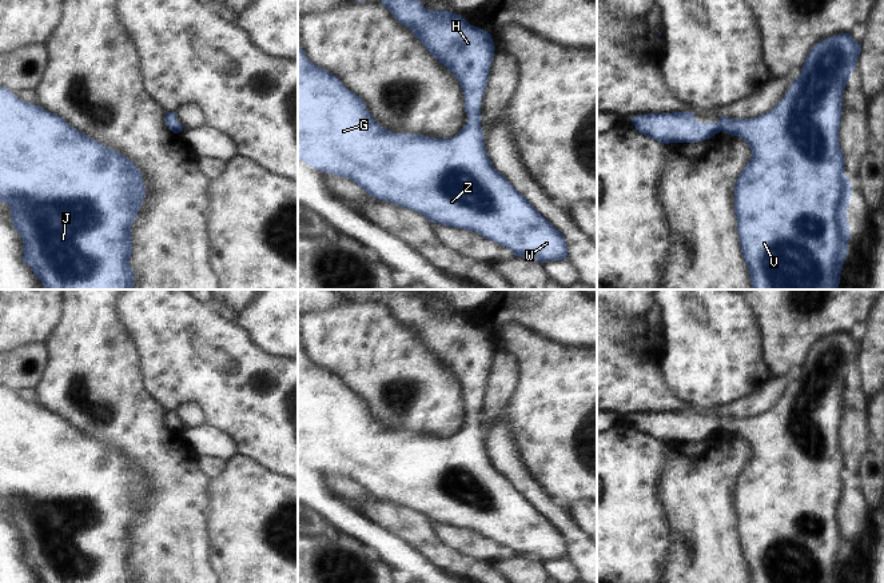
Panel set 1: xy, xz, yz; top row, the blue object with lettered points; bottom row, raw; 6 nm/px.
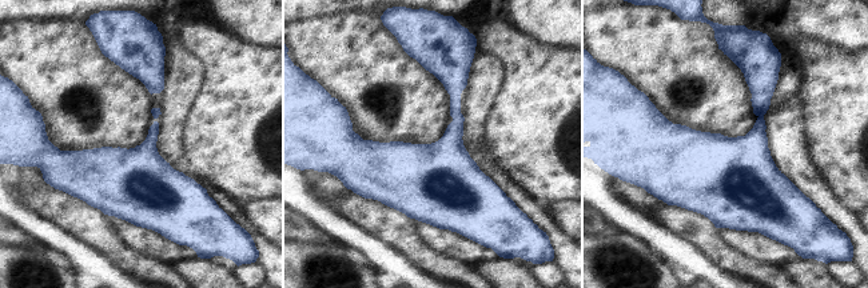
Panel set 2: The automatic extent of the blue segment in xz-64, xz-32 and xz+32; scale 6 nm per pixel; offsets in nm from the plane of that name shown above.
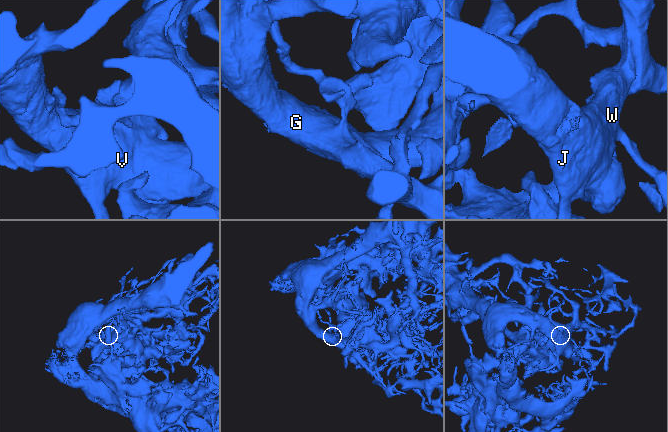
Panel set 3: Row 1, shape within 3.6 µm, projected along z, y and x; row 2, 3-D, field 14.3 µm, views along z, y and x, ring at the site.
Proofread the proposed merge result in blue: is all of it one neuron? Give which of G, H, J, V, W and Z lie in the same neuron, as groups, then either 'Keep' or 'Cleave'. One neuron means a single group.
Groups: G H J V W Z. Keep.

